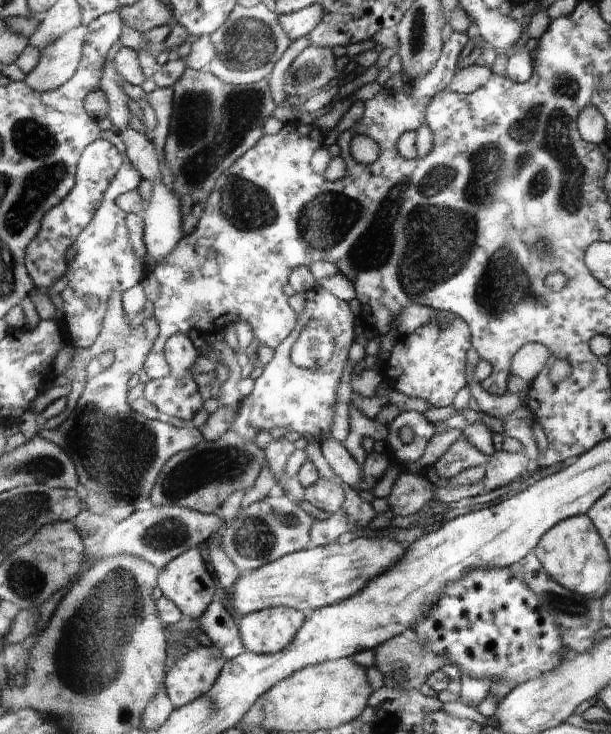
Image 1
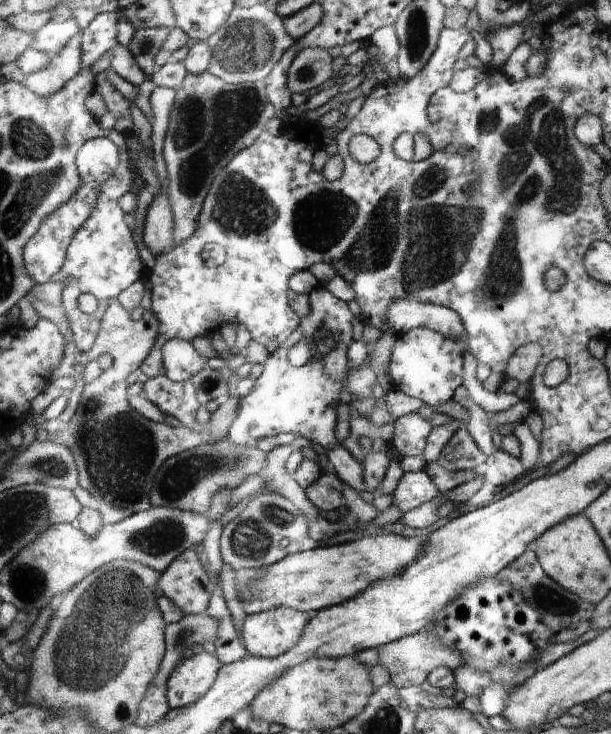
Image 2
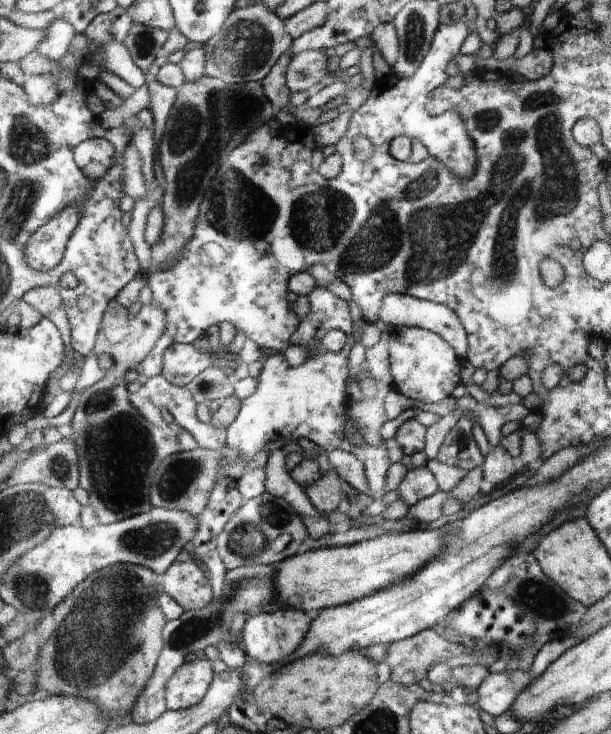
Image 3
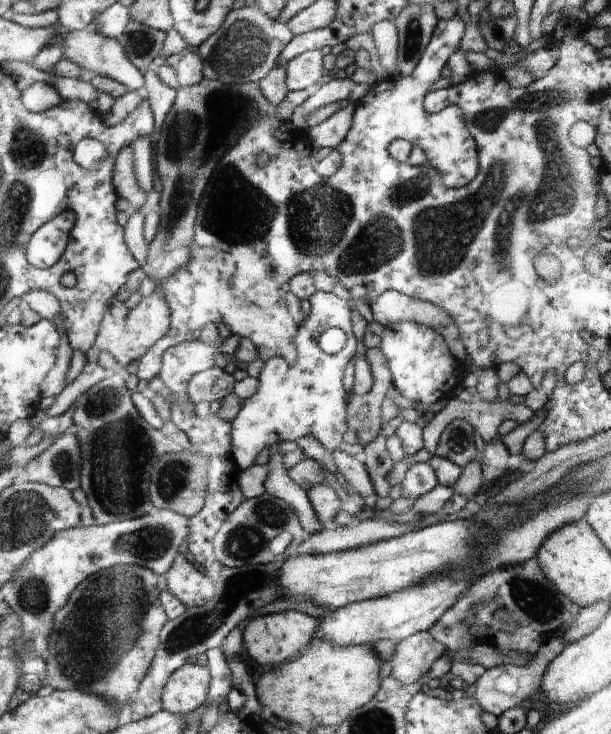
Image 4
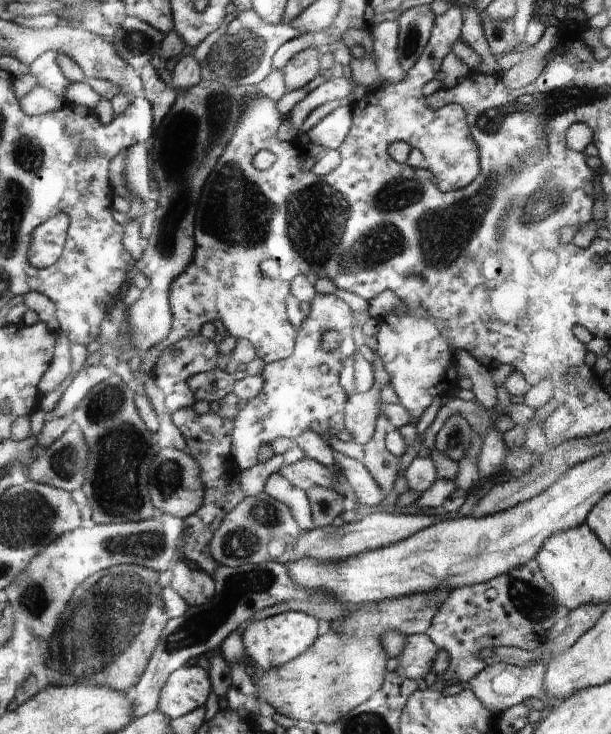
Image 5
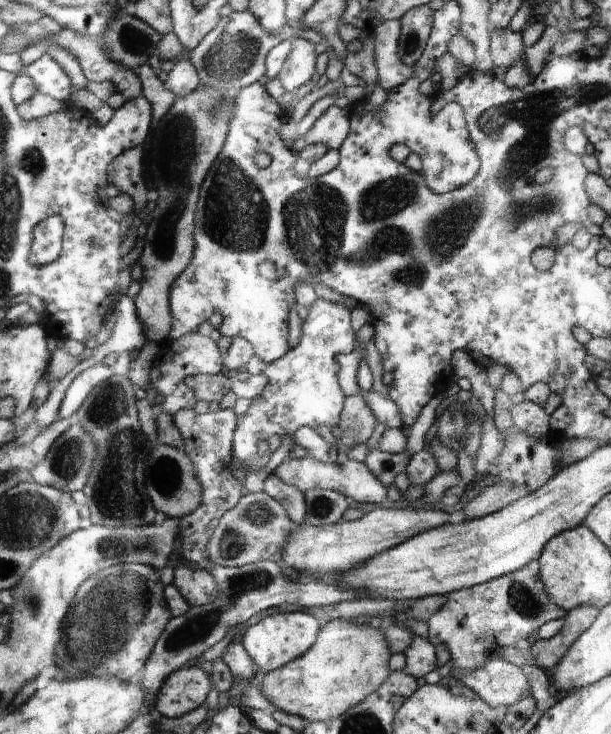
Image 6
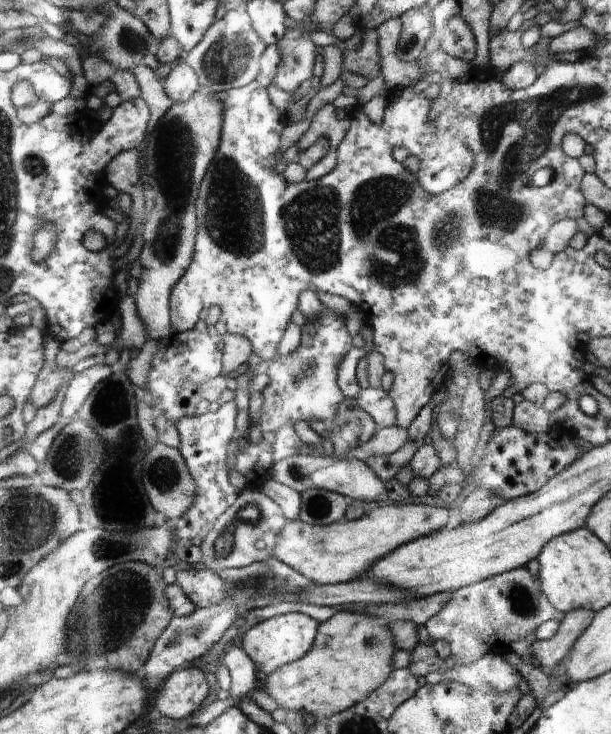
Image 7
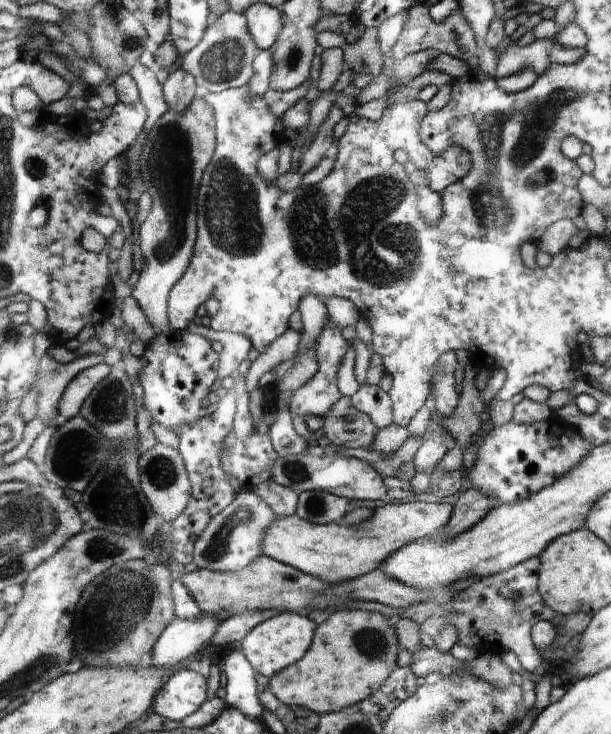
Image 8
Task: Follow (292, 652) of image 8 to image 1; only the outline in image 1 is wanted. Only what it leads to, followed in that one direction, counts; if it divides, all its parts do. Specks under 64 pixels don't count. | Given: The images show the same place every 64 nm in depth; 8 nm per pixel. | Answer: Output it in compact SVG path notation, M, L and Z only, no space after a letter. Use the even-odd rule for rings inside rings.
M284 606L237 617L242 644L253 654L278 654L294 642L296 632L305 624L304 618L301 611Z

